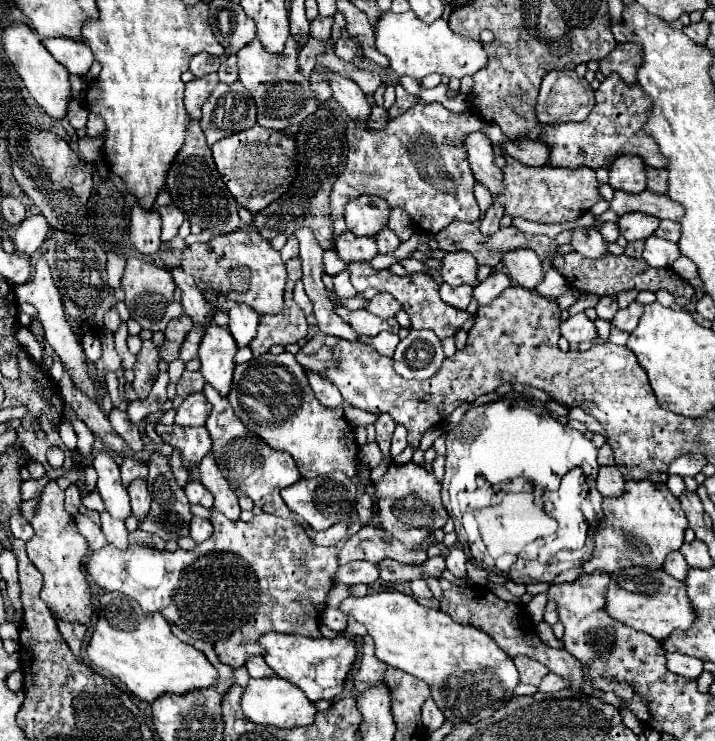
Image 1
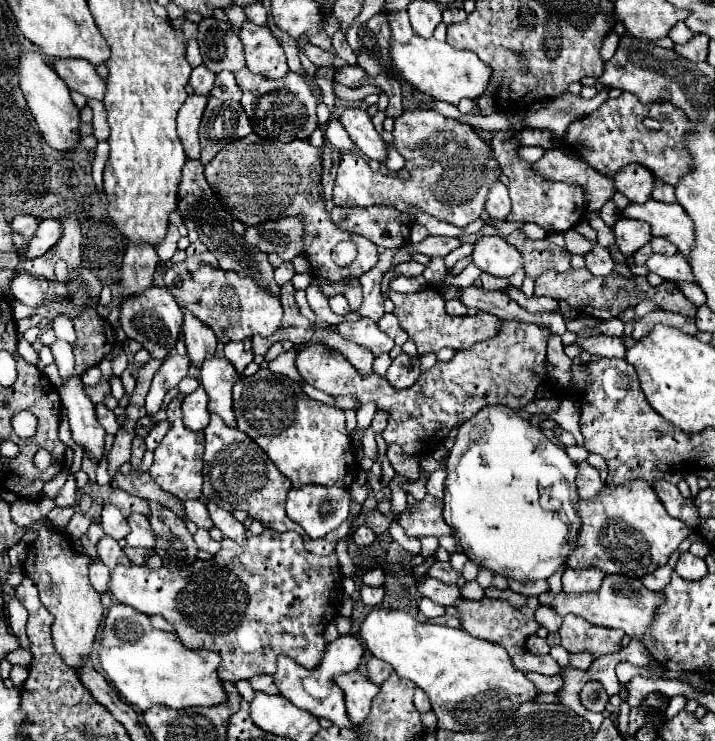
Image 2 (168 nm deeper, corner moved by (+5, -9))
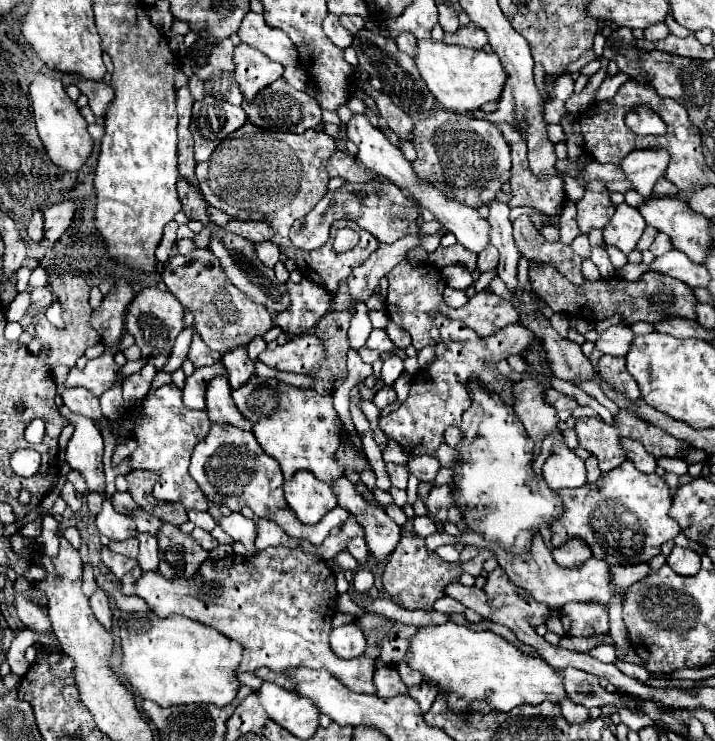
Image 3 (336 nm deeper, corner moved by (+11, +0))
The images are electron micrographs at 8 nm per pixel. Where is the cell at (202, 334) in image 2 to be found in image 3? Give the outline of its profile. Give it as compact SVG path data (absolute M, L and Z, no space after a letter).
M193 333L193 341L191 341L191 349L187 359L195 365L195 367L205 367L205 365L213 365L221 361L221 355L217 355L217 351L209 351L209 347L205 347L205 341Z

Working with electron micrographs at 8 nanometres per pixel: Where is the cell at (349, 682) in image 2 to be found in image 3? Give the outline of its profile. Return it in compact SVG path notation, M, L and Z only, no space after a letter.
M269 547L255 557L227 555L223 559L207 559L201 563L199 571L193 579L165 579L157 571L147 571L135 581L135 595L145 599L151 611L159 617L169 617L171 613L189 617L203 625L209 625L223 633L225 637L237 641L243 647L243 657L237 667L237 673L255 671L259 667L269 667L271 671L287 671L295 667L307 669L327 669L335 679L339 679L345 687L355 693L375 693L373 671L375 663L367 657L355 659L339 659L333 655L329 647L329 631L331 617L337 609L337 589L335 589L335 573L327 567L327 563L313 555L305 553L301 547Z

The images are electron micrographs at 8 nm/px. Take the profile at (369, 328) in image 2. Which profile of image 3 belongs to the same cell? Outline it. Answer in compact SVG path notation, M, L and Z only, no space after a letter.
M373 329L371 335L369 335L369 339L367 339L367 343L365 343L365 347L367 349L375 349L379 353L395 349L395 345L391 343L391 339L387 337L387 333L383 329Z

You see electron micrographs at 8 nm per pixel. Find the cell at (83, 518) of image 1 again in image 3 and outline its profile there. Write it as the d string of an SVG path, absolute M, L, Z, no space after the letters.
M97 589L93 595L91 595L91 609L93 609L93 613L95 613L95 617L105 625L105 629L107 631L111 631L113 629L113 625L111 625L111 609L109 609L109 599L107 599L107 593L105 591L101 591L101 589Z

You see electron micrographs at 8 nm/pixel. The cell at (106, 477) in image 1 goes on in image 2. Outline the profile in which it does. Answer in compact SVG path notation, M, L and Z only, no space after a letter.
M103 506L103 512L101 512L101 526L105 530L107 536L115 538L115 540L121 540L129 534L129 524L127 520L123 518L123 514L115 508L115 506Z

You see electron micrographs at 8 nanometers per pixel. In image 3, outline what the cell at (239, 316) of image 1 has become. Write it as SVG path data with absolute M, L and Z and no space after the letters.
M237 347L237 351L229 351L229 355L223 355L221 363L229 373L229 383L233 389L241 387L255 373L253 361L249 359L245 347Z

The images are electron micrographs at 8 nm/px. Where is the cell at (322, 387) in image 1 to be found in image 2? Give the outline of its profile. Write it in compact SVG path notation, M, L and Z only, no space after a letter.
M295 348L283 352L281 356L277 356L275 360L269 362L269 370L271 370L273 374L287 376L287 378L291 378L291 380L295 380L295 382L303 382L301 376L299 376L299 372L297 372L297 368L295 368L295 354L297 354Z

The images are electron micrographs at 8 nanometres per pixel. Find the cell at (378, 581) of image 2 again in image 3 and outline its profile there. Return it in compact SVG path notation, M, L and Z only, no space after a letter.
M361 567L361 569L355 573L355 577L353 577L353 587L355 587L355 591L359 591L359 593L367 591L369 587L373 587L373 573Z

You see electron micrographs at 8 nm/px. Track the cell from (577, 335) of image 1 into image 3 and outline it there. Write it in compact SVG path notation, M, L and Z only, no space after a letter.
M613 325L613 327L605 329L603 333L599 333L599 339L597 339L595 347L601 353L615 355L615 357L625 357L631 341L633 341L633 333L627 325Z

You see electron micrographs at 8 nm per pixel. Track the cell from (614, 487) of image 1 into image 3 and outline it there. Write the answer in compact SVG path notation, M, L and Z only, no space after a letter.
M559 443L543 465L543 477L551 489L577 489L587 483L587 469L581 457L577 457L565 443Z

